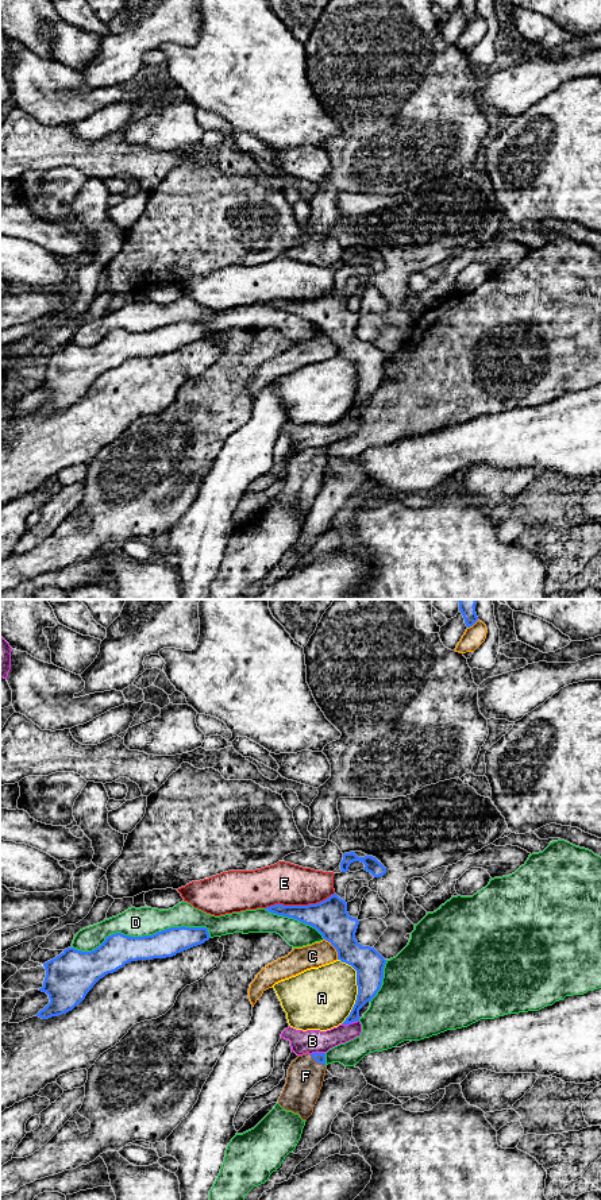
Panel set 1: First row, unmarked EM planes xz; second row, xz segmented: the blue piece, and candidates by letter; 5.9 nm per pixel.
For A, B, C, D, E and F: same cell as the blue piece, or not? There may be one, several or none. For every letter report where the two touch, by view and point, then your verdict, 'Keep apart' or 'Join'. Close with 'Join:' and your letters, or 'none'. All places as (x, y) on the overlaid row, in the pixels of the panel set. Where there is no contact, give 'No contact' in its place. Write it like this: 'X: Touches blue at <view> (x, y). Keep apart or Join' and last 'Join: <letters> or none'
A: Touches blue at xz (358, 988). Keep apart
B: Touches blue at xz (350, 1022). Keep apart
C: Touches blue at xz (335, 948). Keep apart
D: Touches blue at xz (143, 936). Keep apart
E: Touches blue at xz (299, 906). Keep apart
F: Touches blue at xz (318, 1061). Join
Join: F

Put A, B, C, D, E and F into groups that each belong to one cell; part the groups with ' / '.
A / B / C / D / E / F

